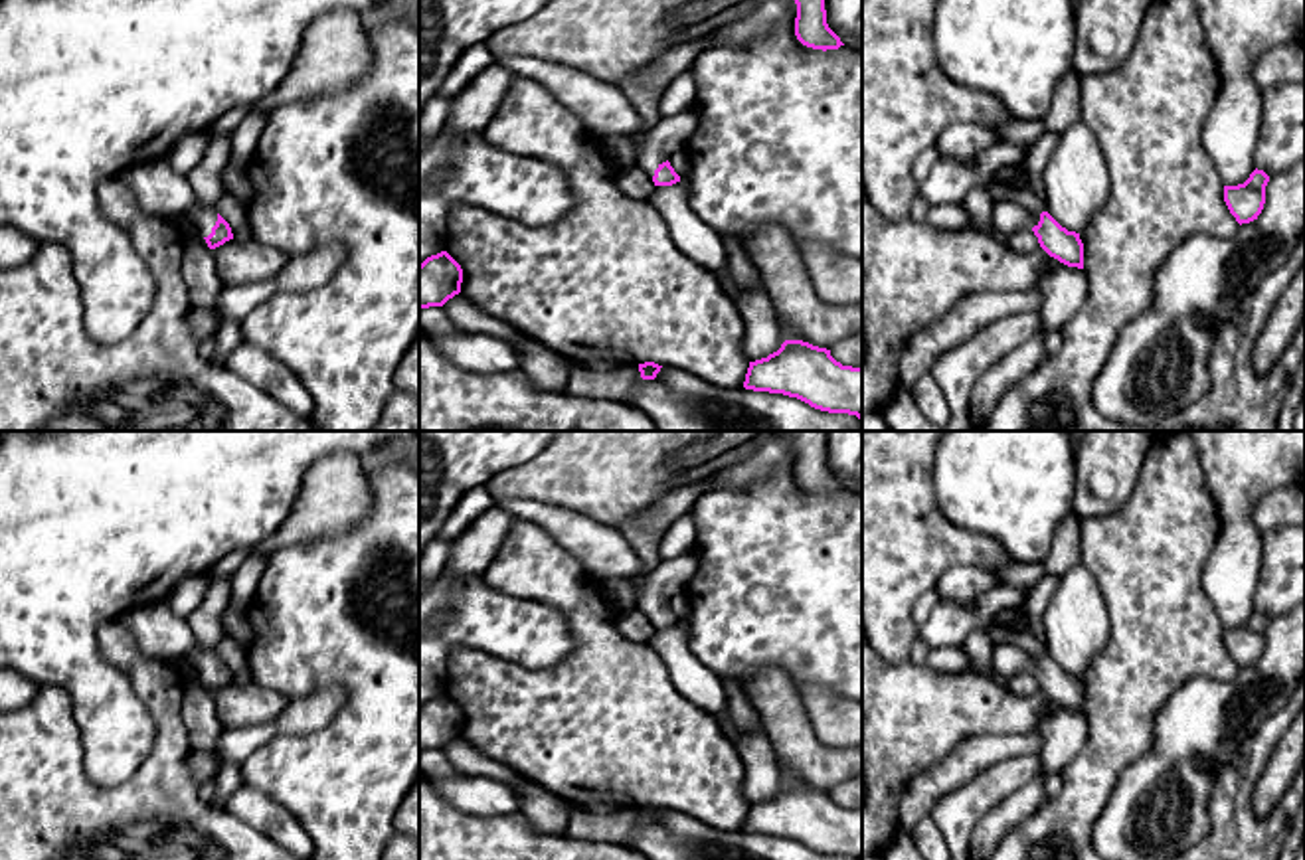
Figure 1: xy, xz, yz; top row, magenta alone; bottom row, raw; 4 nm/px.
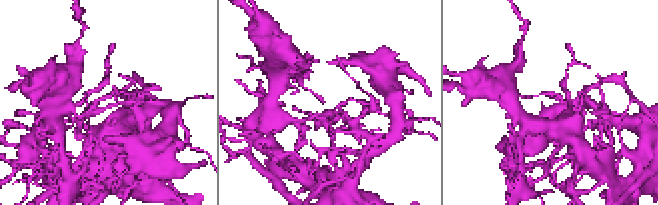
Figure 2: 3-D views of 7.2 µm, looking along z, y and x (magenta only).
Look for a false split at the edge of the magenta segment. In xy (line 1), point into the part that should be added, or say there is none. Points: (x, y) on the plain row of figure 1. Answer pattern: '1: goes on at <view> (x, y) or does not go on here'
1: goes on at xy (159, 633)

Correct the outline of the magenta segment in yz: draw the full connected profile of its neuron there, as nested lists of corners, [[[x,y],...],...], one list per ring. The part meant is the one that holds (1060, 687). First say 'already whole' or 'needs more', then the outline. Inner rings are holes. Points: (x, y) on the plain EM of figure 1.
needs more; [[[1006,641],[993,648],[995,678],[1006,682],[1014,674],[1032,672],[1040,690],[1068,710],[1084,712],[1084,686],[1080,676],[1062,670],[1048,654],[1032,656]]]

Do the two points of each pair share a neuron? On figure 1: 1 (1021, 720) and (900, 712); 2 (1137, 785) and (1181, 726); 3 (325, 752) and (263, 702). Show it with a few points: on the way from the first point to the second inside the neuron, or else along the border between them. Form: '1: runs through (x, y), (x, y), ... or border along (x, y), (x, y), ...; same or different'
1: runs through (991, 714), (930, 712); same
2: runs through (1151, 772), (1181, 740); same
3: border along (252, 681), (289, 700); different

